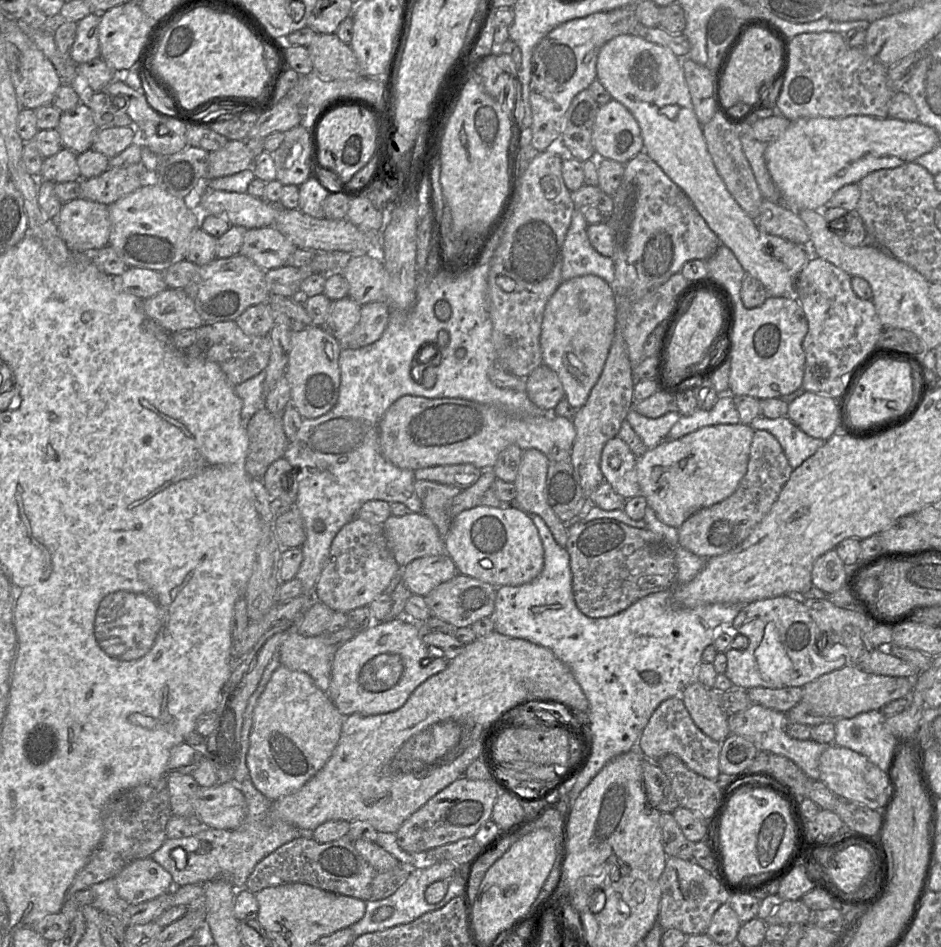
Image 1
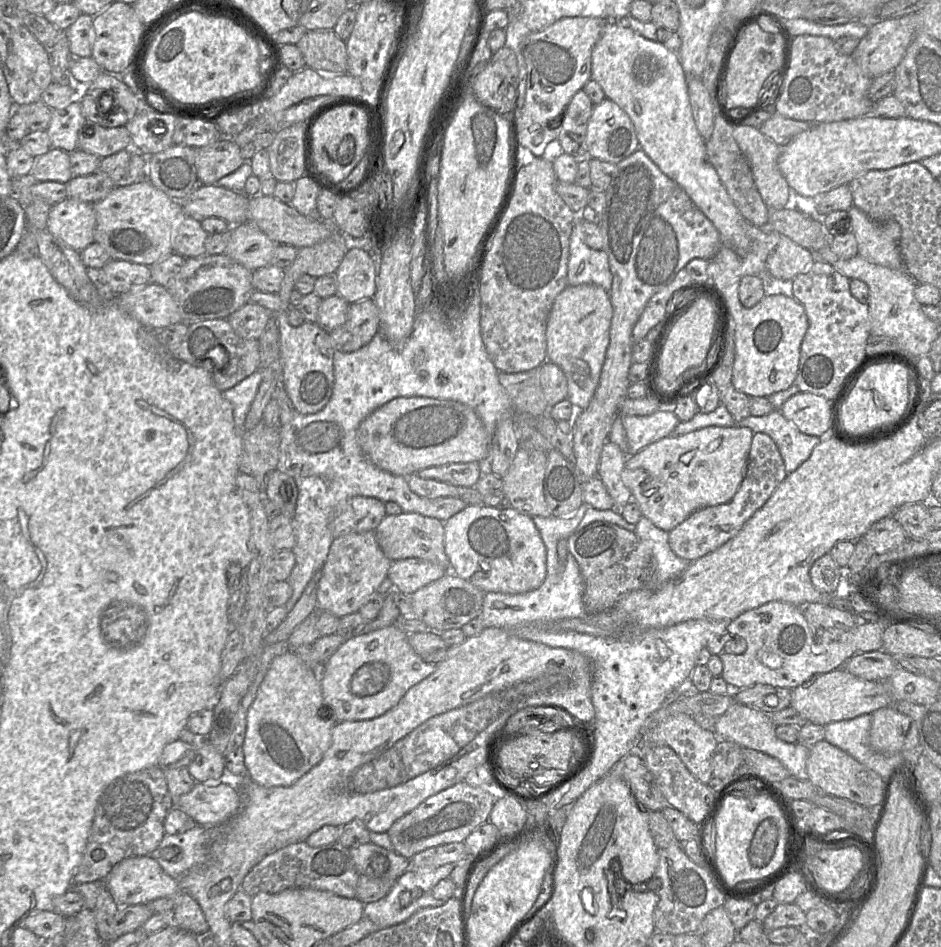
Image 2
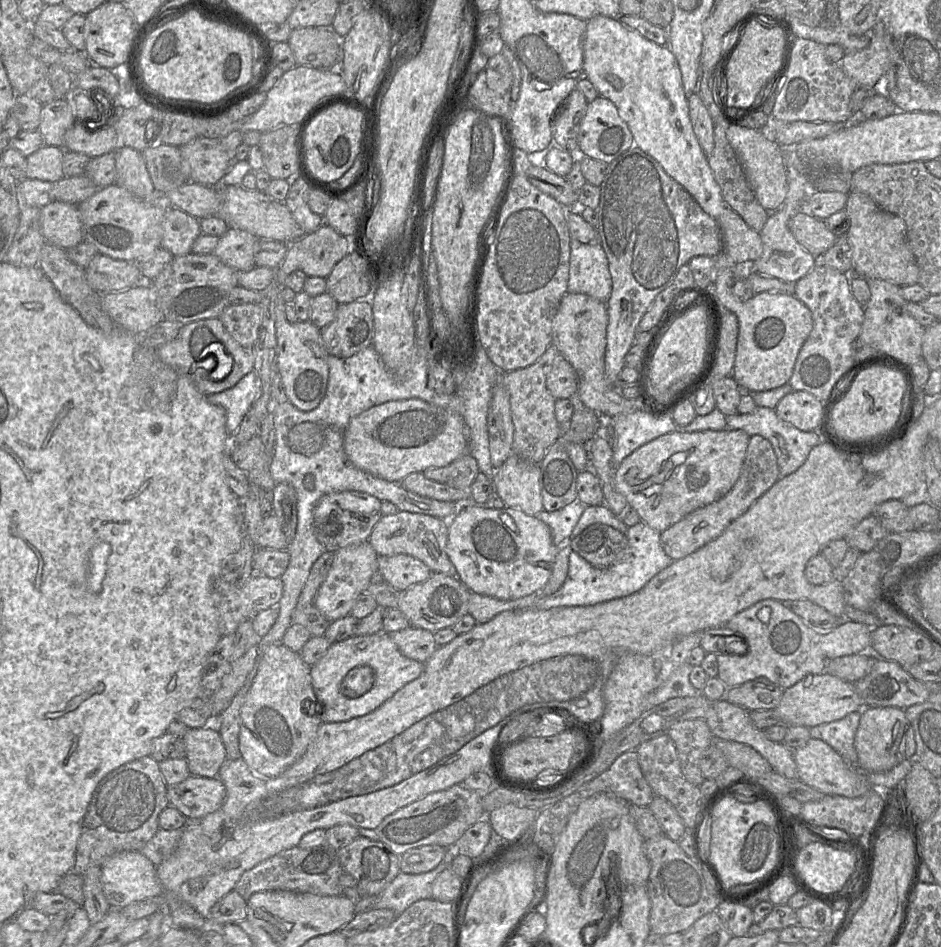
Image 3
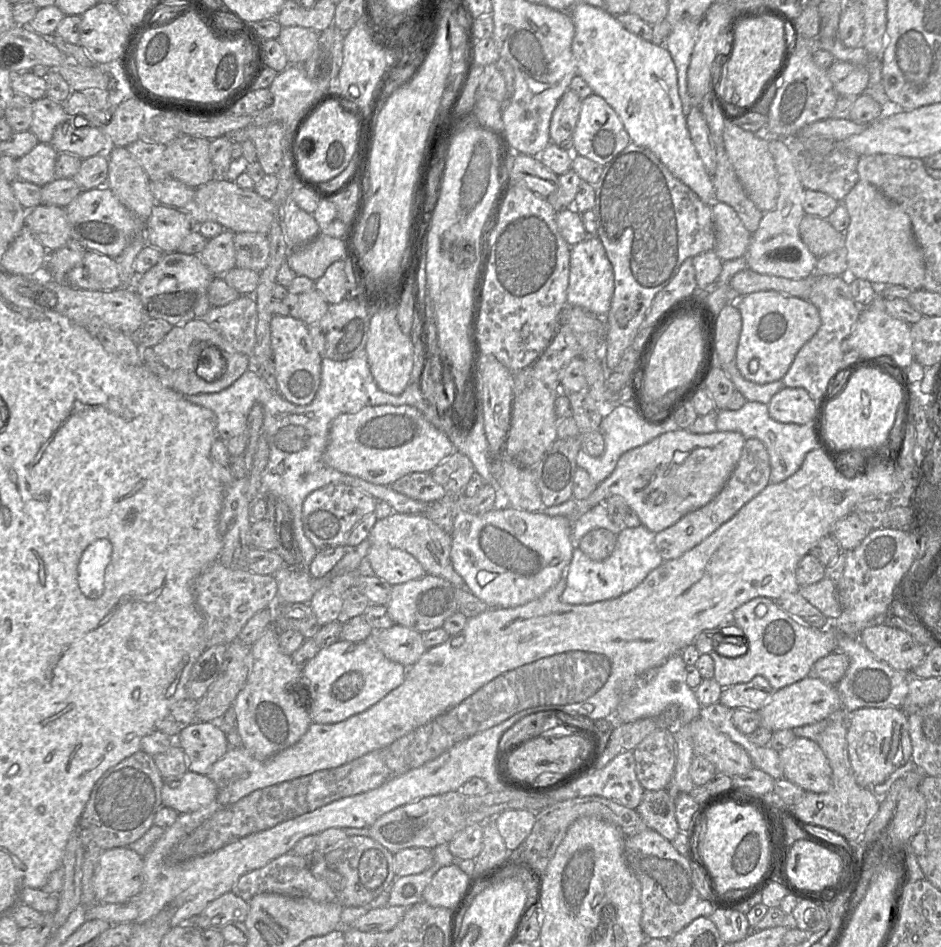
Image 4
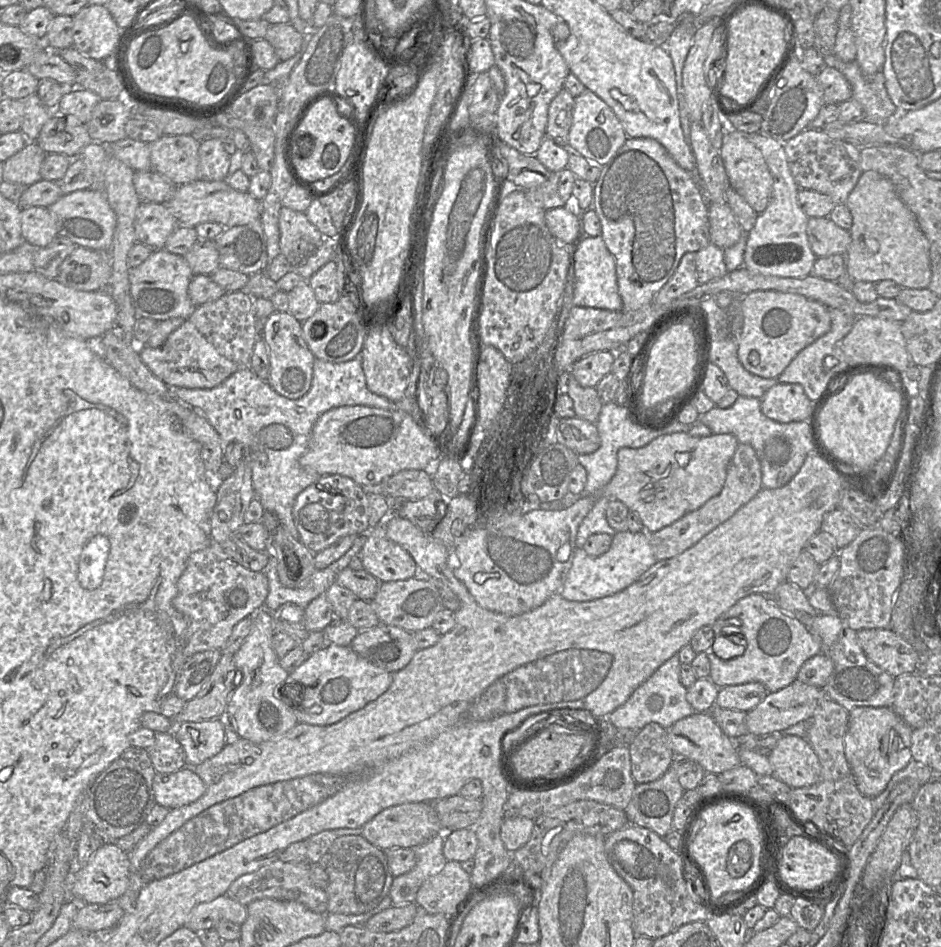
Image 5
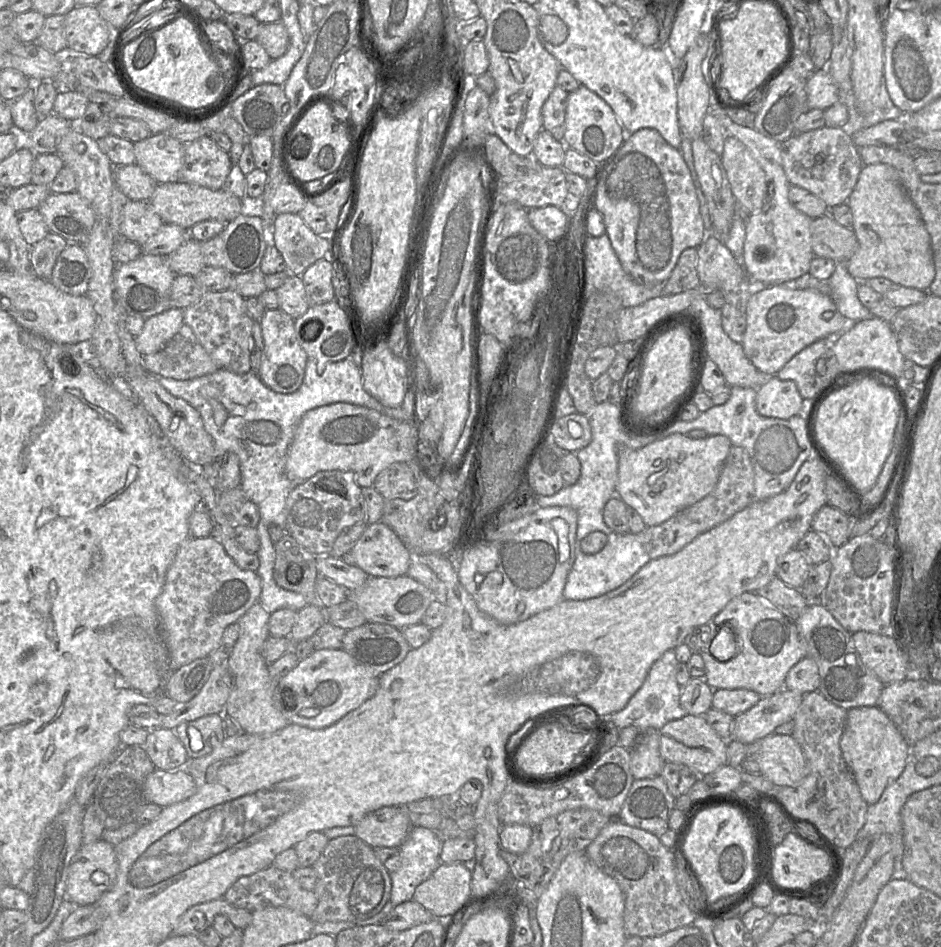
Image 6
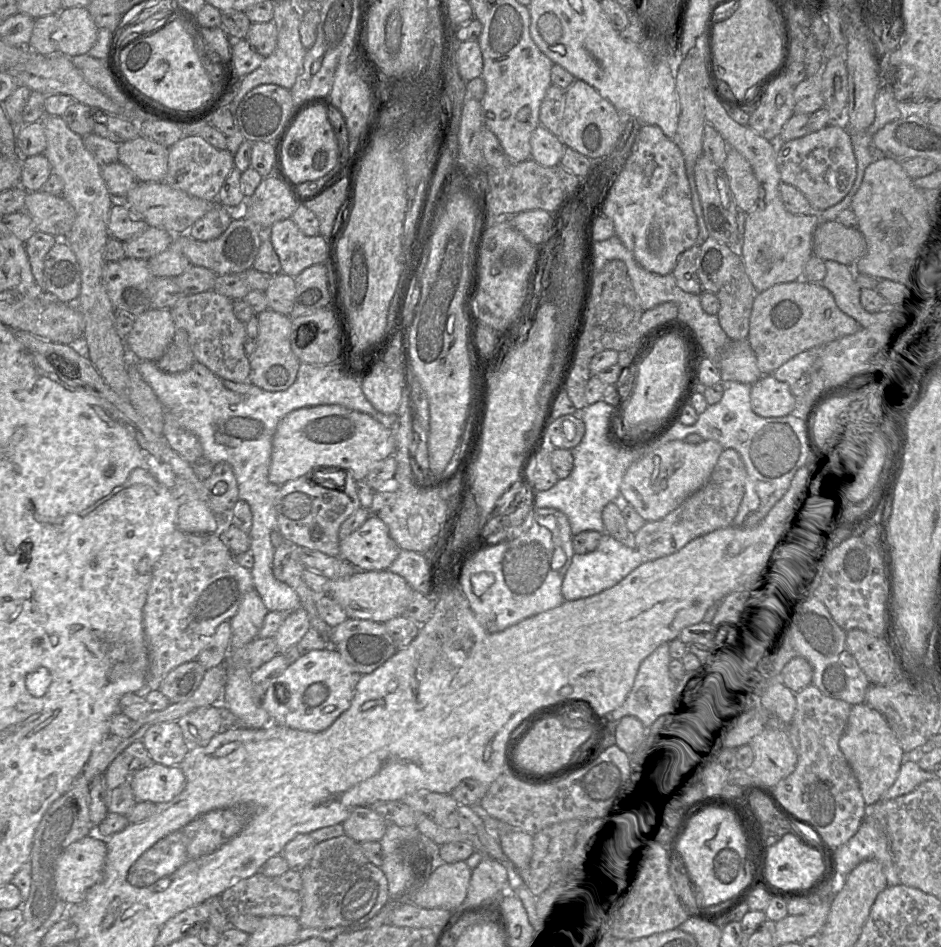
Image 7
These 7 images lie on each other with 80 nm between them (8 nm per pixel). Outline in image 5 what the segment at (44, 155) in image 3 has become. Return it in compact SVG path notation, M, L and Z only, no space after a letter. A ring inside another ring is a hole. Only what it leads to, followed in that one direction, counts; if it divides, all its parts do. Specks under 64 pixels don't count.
M35 142L27 145L3 163L3 180L30 186L41 180L40 167L46 152Z

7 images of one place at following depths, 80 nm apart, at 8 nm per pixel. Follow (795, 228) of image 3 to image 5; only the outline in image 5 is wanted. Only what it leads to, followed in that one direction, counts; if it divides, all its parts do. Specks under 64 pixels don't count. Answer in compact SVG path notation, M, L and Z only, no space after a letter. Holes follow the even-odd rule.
M809 217L806 232L816 257L846 255L851 243L850 231L841 228L829 217Z

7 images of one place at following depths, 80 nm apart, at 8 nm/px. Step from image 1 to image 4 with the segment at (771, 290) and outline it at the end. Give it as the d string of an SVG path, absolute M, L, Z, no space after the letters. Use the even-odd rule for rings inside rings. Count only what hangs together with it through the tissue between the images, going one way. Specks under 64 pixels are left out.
M579 3L566 12L575 27L572 53L577 75L614 109L631 142L650 149L704 203L713 204L713 180L691 140L678 92L677 70L669 51L627 31L605 9Z

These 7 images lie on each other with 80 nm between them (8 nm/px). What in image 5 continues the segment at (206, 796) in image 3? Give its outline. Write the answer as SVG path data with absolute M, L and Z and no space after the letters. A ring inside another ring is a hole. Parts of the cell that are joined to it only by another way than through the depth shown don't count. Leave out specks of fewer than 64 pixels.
M193 767L174 773L156 773L153 780L156 803L168 809L191 804L201 798L206 786Z

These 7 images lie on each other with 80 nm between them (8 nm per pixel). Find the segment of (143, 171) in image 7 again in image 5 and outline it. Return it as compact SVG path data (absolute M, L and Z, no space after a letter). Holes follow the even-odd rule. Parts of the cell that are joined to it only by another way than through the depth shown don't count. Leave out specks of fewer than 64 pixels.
M163 135L159 139L150 142L152 169L171 179L177 186L198 180L200 142L191 135Z

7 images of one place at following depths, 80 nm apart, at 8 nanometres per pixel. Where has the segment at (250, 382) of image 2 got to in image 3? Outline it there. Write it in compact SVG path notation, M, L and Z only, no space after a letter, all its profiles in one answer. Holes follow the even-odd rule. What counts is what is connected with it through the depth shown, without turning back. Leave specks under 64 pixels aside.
M255 371L246 374L236 385L206 396L209 403L220 407L226 415L226 430L233 436L259 394L260 379Z

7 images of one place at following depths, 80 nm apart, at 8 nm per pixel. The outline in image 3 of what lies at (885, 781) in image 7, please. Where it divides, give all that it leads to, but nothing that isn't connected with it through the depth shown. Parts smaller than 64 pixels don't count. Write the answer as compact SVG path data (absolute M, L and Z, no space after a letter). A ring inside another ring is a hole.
M864 707L854 746L862 771L889 771L906 759L915 759L916 742L912 725L904 710L896 707Z

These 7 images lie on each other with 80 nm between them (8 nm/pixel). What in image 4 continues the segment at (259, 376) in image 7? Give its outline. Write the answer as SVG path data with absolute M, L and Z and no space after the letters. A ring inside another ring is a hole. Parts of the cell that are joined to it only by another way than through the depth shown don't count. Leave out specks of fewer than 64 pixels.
M273 315L270 329L273 362L279 393L293 404L310 404L320 386L321 362L323 358L313 343L309 326L290 315Z

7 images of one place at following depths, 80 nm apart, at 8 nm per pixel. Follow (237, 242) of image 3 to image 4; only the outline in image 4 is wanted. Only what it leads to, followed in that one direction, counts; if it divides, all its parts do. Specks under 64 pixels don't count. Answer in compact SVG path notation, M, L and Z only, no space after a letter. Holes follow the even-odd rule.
M224 230L220 235L209 239L208 243L206 244L205 248L202 250L202 252L200 254L194 254L194 255L199 255L200 256L203 263L209 268L209 270L215 276L222 276L227 271L236 267L234 235L235 234L232 231Z

